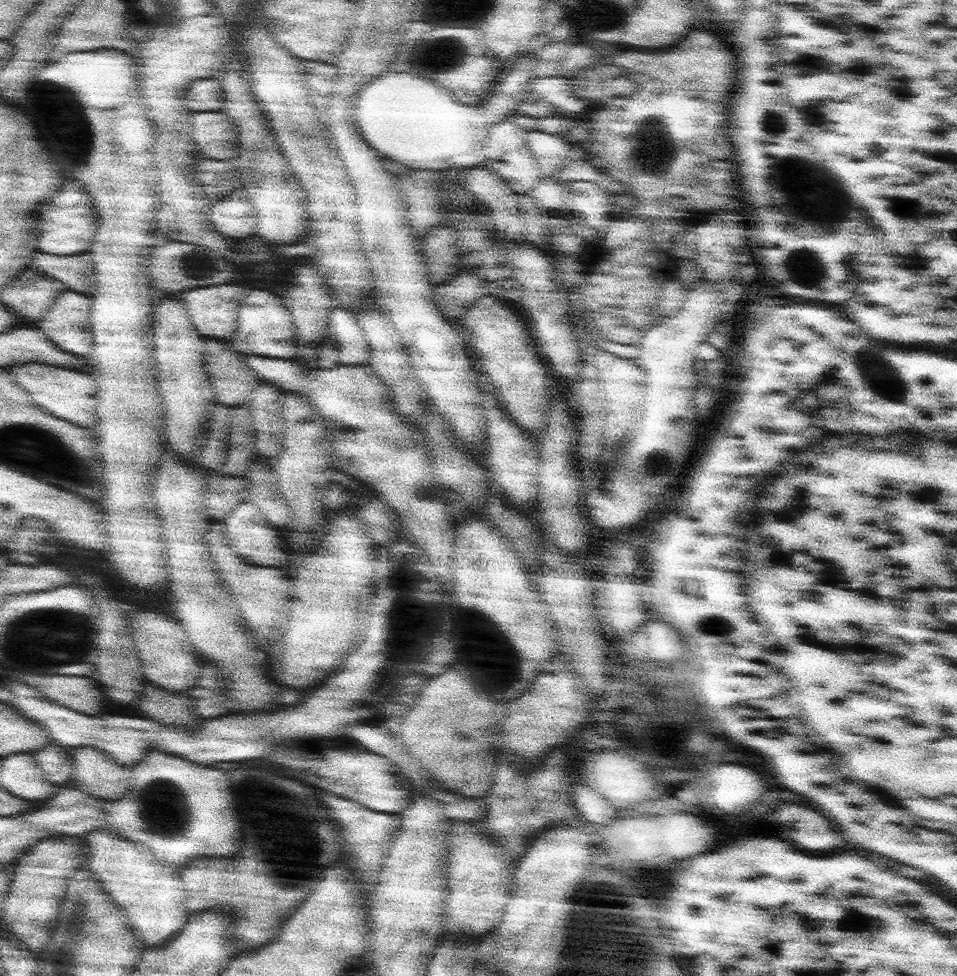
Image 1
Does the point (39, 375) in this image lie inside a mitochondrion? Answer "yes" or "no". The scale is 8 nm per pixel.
no

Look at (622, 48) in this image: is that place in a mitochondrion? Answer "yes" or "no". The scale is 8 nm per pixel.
no

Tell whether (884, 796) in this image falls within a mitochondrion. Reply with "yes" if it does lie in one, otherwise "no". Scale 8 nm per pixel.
no

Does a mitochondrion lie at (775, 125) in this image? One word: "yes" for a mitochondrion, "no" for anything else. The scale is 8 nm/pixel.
yes

